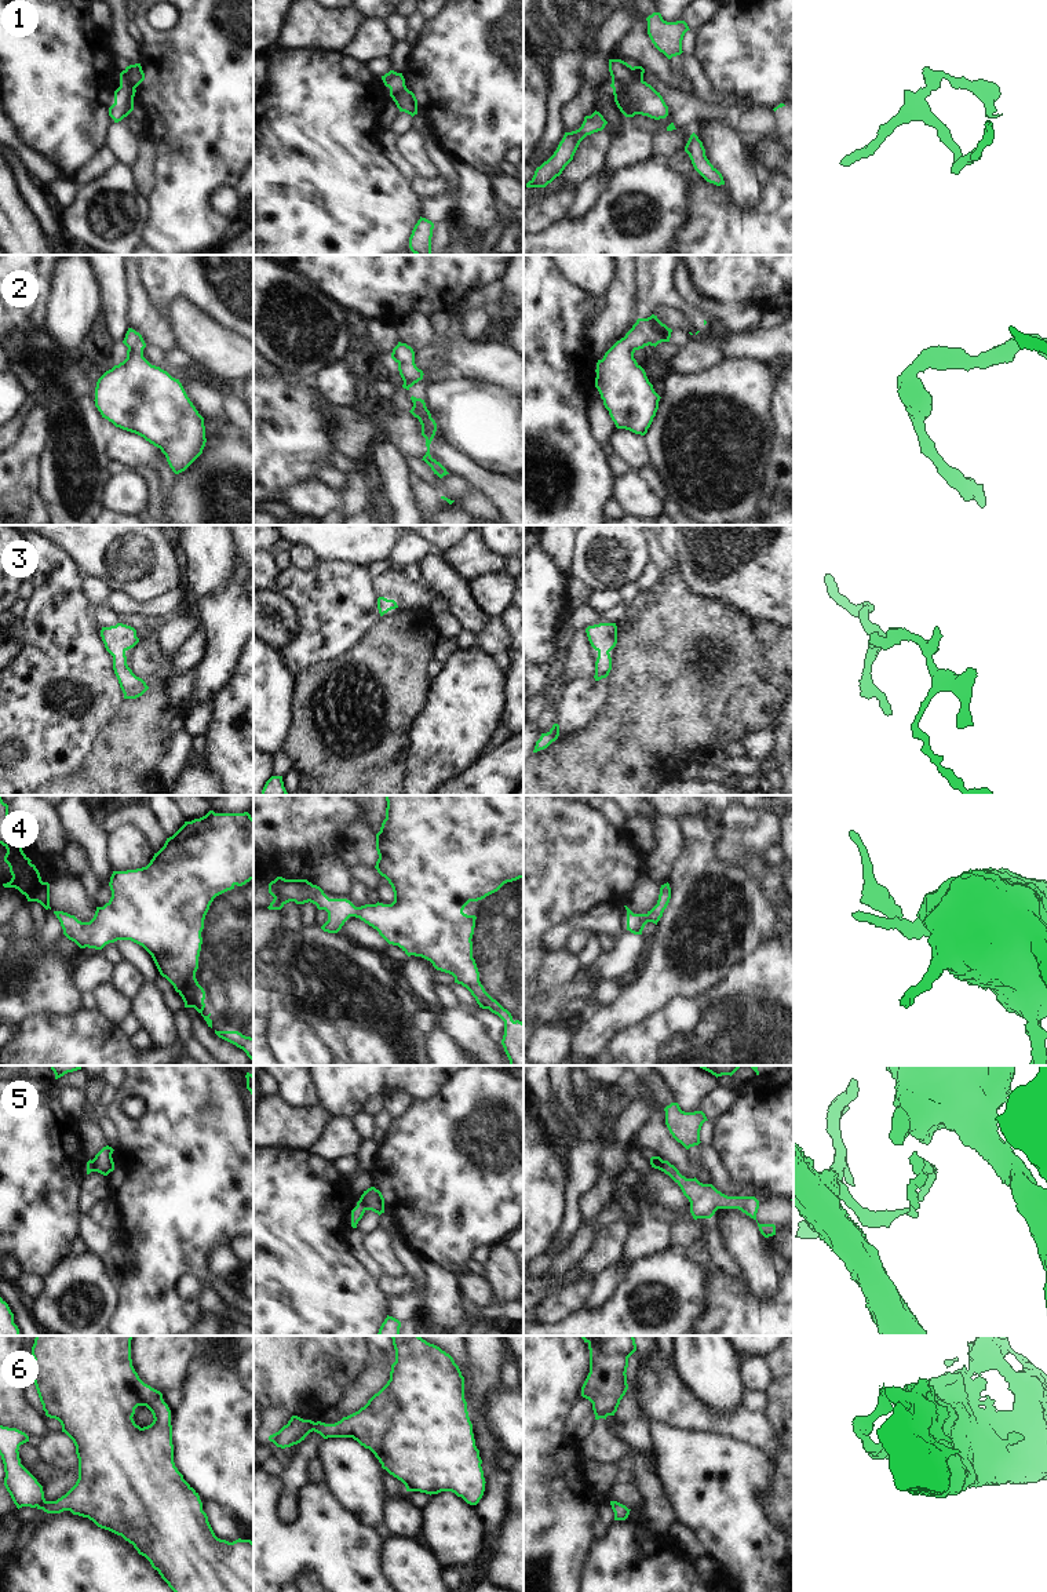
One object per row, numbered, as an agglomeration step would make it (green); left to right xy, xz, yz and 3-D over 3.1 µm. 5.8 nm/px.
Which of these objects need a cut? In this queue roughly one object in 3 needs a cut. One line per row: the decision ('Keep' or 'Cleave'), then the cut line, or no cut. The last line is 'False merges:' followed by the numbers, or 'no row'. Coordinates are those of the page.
1: Cleave. Split along xy (123, 70), (127, 82), (134, 88)
2: Keep. No split
3: Keep. No split
4: Keep. No split
5: Cleave. Split along xz (360, 1198), (367, 1209)
6: Cleave. Split along xz (316, 1423), (310, 1431)
False merges: 1, 5, 6

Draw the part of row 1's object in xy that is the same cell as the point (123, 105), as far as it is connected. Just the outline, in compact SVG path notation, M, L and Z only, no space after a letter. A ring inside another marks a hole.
M120 73L120 87L114 91L114 103L109 108L109 116L114 123L121 121L134 110L134 96L136 90L128 83L127 74Z

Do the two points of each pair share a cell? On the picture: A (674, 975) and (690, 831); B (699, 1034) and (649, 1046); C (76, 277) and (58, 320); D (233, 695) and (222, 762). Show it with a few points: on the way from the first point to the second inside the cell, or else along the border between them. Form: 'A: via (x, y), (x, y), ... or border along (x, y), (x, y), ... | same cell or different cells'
A: via (688, 946), (683, 902), (692, 891), (692, 869) | same cell
B: via (686, 1046), (661, 1046) | same cell
C: via (75, 288), (75, 302), (69, 309) | same cell
D: via (233, 711), (229, 722), (229, 746) | same cell

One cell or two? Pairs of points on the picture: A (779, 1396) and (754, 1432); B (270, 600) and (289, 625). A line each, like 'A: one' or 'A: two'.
A: two
B: one

